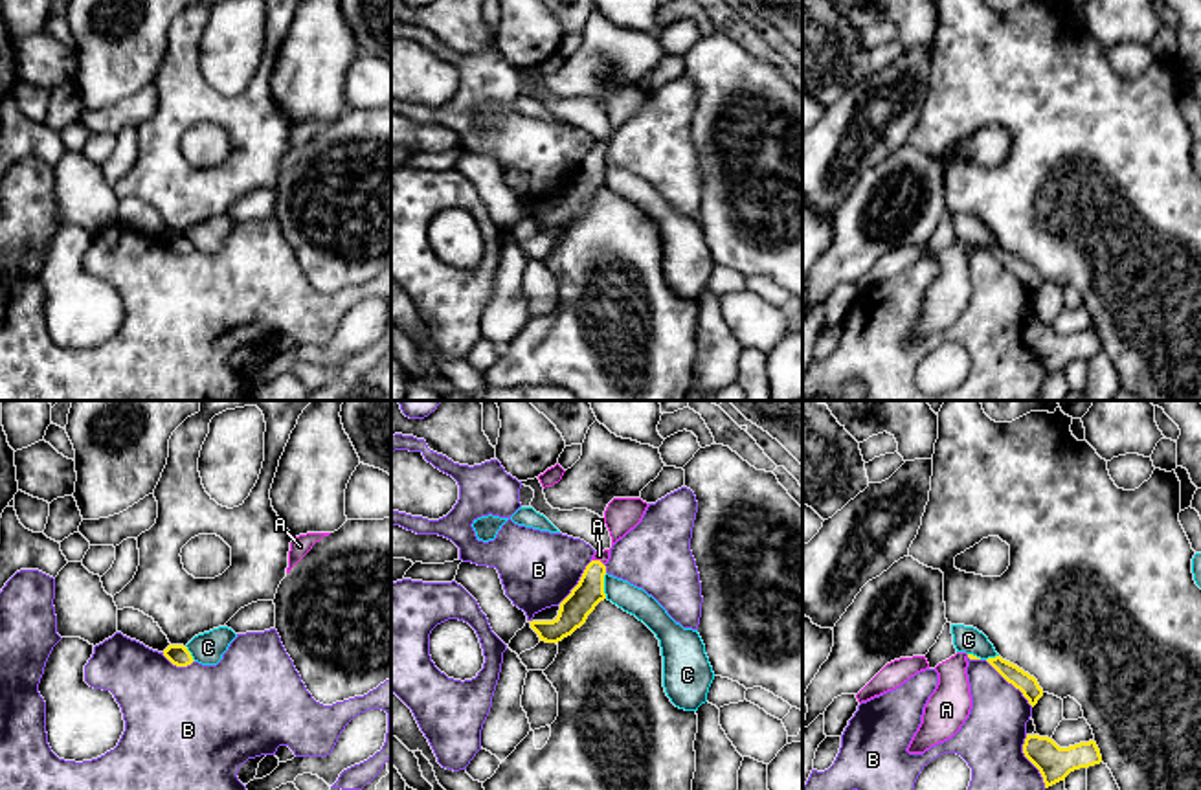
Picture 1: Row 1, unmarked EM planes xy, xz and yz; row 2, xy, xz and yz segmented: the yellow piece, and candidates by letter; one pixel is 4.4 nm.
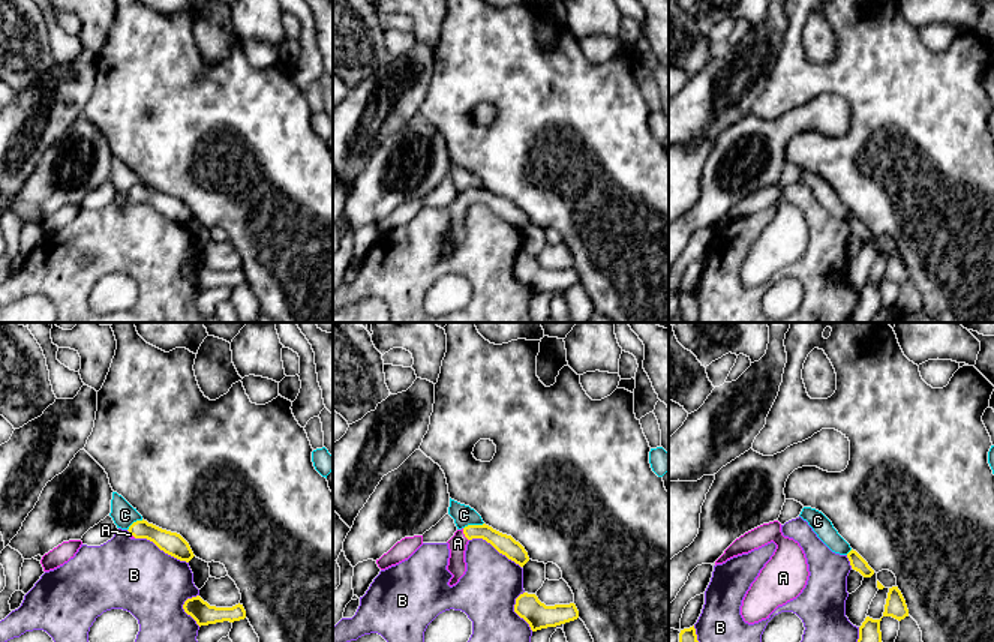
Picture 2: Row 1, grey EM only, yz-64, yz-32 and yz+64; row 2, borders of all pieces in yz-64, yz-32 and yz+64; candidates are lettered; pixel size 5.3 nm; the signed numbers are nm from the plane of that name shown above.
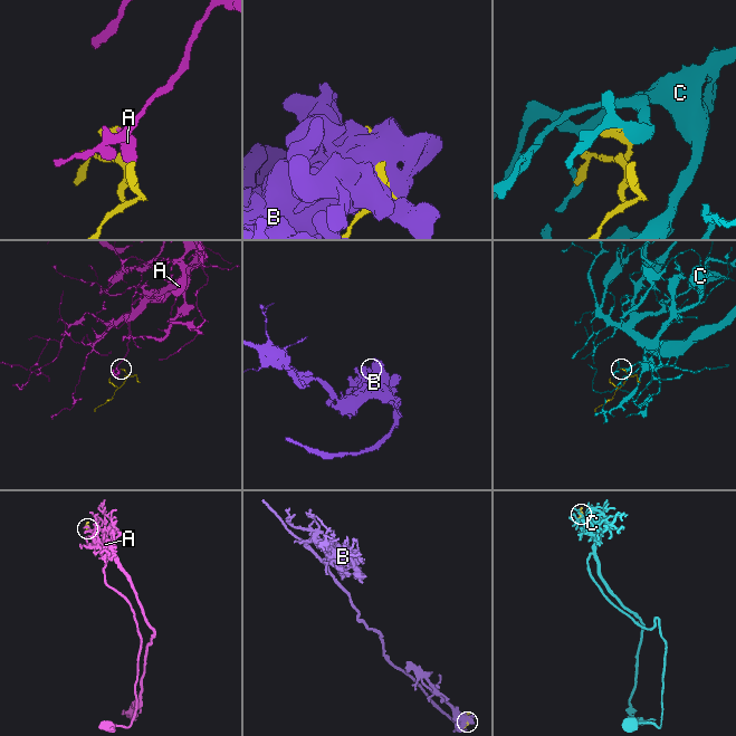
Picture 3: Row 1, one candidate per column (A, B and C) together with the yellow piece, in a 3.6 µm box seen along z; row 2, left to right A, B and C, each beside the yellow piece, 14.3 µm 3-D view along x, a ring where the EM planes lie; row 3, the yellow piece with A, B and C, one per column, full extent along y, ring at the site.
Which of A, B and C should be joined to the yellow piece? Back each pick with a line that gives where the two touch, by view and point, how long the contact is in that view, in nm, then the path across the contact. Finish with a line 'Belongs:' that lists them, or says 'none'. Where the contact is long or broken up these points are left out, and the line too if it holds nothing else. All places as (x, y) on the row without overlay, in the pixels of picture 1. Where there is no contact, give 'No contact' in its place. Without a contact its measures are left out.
A: Touches yellow at xz (597, 149). Shared border 60 nm. Path across: xz (583, 188), (590, 179), (597, 149), (599, 144)
Belongs: A

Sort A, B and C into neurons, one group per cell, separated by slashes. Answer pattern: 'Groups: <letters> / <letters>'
Groups: A / B / C

